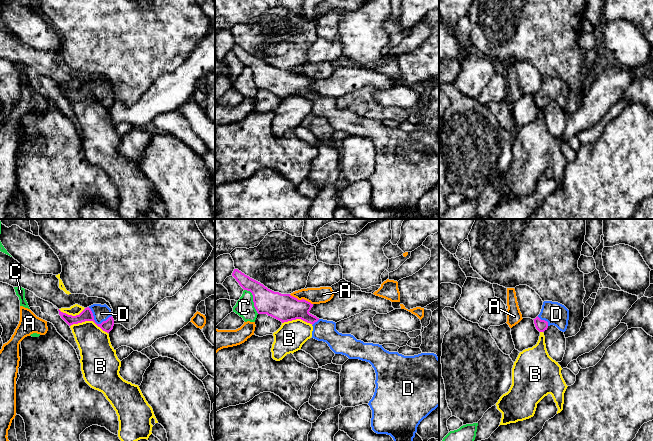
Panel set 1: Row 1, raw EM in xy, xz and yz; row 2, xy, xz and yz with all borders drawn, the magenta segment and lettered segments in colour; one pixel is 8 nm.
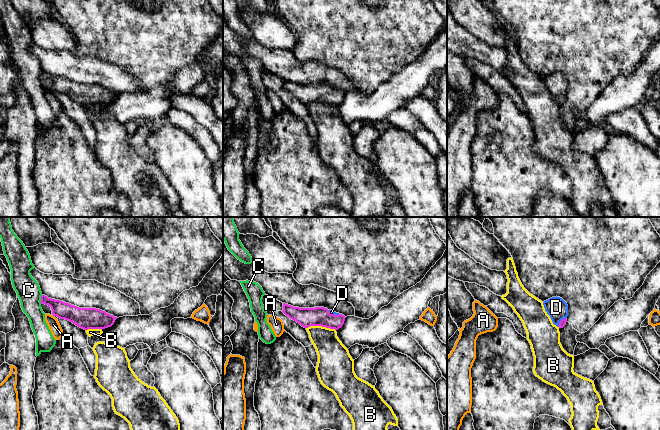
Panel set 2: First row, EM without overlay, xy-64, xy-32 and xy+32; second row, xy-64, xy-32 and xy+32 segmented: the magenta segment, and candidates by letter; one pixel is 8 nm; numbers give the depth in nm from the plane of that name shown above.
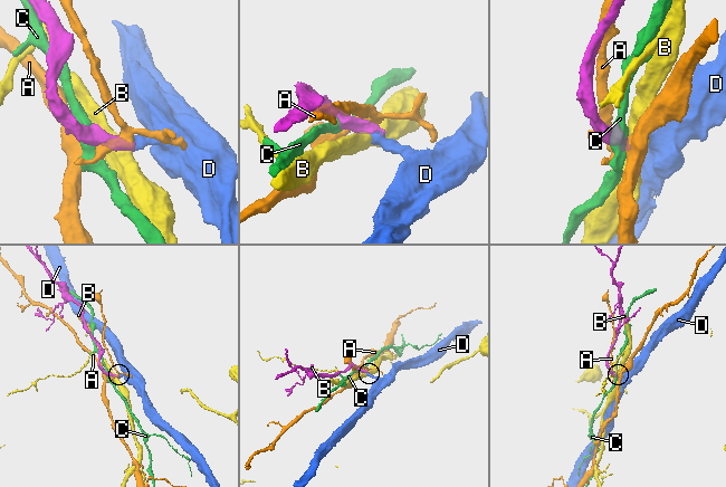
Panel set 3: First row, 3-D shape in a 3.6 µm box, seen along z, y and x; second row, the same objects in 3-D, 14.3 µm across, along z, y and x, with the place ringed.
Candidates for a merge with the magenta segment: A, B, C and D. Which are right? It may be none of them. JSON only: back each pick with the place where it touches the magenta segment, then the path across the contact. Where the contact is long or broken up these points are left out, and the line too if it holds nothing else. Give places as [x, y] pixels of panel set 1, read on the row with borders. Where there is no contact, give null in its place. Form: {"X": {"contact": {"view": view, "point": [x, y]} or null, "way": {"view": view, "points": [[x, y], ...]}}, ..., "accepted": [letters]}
{"D": {"contact": {"view": "xy", "point": [95, 322]}, "way": {"view": "xy", "points": [[86, 315], [89, 315], [95, 322], [101, 316], [101, 313]]}}, "accepted": ["D"]}

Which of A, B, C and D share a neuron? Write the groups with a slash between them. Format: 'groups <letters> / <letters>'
groups A / B / C / D

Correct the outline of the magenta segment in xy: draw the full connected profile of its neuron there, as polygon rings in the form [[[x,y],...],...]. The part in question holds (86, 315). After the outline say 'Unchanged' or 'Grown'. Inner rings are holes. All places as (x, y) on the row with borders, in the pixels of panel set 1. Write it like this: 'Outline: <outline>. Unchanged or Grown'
Outline: [[[93,304],[85,308],[79,315],[72,316],[61,312],[59,315],[69,325],[82,323],[85,321],[93,321],[103,331],[109,333],[114,326],[111,309],[106,305]]]. Grown

